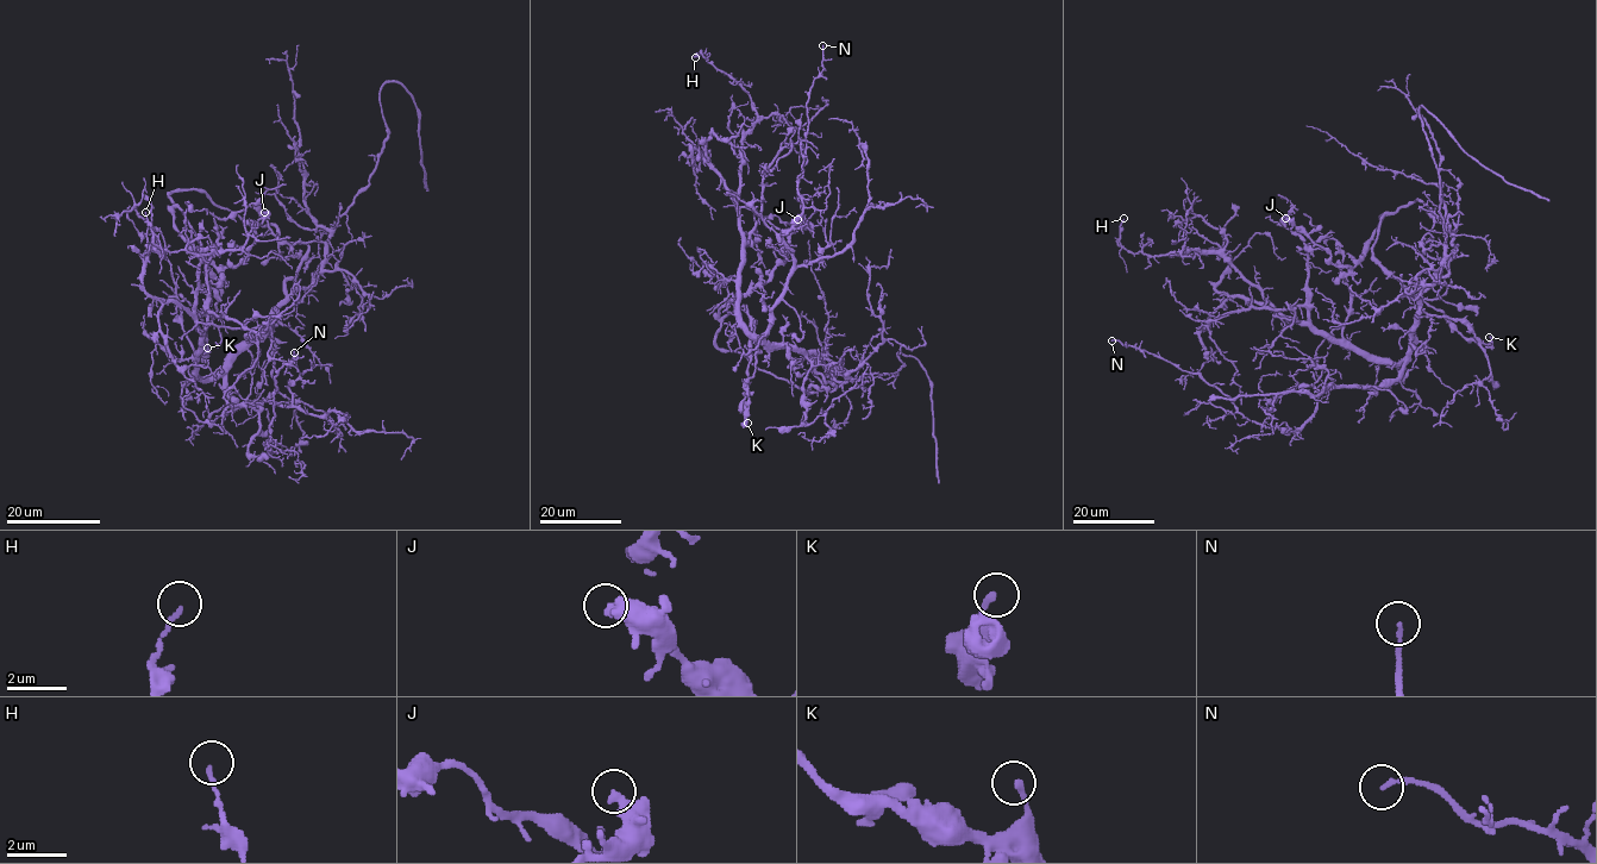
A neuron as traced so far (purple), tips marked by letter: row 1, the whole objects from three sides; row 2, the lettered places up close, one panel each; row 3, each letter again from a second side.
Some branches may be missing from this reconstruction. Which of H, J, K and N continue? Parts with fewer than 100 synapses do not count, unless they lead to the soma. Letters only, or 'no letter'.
no letter

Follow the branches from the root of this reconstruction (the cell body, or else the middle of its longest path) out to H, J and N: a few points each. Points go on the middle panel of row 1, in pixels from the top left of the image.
H: (813, 352), (761, 342), (740, 317), (739, 164), (743, 136), (757, 110), (705, 52), (695, 57)
J: (813, 352), (815, 370), (832, 390), (800, 389), (715, 342), (718, 311), (763, 285), (783, 263), (797, 219)
N: (813, 352), (772, 345), (765, 336), (793, 265), (783, 235), (802, 211), (807, 101), (822, 69), (822, 45)

